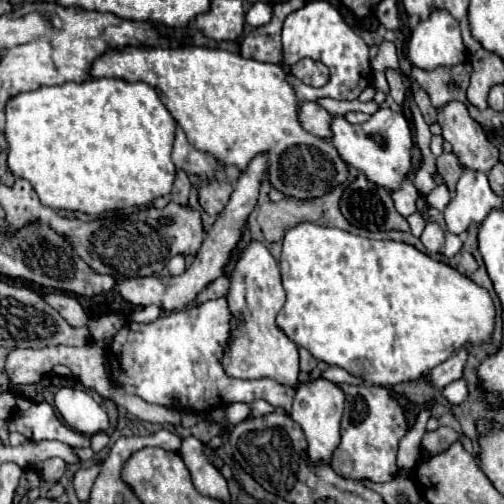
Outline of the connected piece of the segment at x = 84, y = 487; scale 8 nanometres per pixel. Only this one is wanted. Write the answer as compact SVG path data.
M93 465L91 469L81 469L75 473L75 491L77 491L77 497L81 501L87 501L89 499L89 491L91 491L91 485L95 481L95 477L99 475L99 469L101 465Z

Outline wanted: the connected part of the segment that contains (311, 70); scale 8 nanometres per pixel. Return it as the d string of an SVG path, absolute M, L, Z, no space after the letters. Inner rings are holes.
M313 59L299 61L291 69L291 73L299 77L305 85L313 85L313 87L323 87L329 81L329 69L321 61L313 61Z

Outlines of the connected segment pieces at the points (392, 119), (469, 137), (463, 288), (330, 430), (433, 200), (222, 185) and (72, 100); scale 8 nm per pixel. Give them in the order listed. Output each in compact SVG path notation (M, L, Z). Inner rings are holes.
M381 107L377 113L371 115L369 121L361 125L353 125L345 117L333 117L331 133L333 133L331 143L339 151L341 159L351 167L355 167L357 171L365 173L369 181L375 181L377 185L383 185L385 189L391 191L391 189L397 189L401 181L407 177L411 169L413 137L403 113L395 113L387 107ZM373 135L379 135L381 143L377 143Z
M451 101L439 111L443 139L453 145L453 153L467 169L489 171L499 161L499 149L487 139L483 127L469 115L465 103Z
M301 223L287 231L279 267L287 301L277 315L277 325L293 343L309 349L317 361L337 365L369 385L393 387L415 381L461 347L469 349L469 345L491 343L495 329L491 293L409 243L373 240L335 227Z
M313 379L309 383L303 383L297 387L297 395L293 399L293 409L291 409L291 419L301 425L305 439L307 439L307 455L309 459L319 465L319 463L331 463L333 451L337 449L341 441L341 415L343 415L343 391L327 381L327 379Z
M441 183L437 189L433 189L429 195L427 195L427 201L433 205L433 207L437 207L439 211L443 211L447 205L449 205L449 189Z
M213 179L213 181L209 181L207 185L203 183L203 185L199 187L199 203L201 203L201 207L205 209L205 213L209 213L209 215L219 215L219 213L225 209L231 193L233 193L231 183Z
M91 79L57 87L39 87L15 95L7 107L5 137L9 141L9 169L27 179L43 205L51 209L101 215L125 207L147 207L171 191L177 169L171 161L175 119L159 101L155 89L143 81Z

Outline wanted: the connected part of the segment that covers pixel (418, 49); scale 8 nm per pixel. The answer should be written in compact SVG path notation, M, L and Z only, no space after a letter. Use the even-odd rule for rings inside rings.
M435 9L411 33L407 57L421 69L435 65L457 65L465 61L465 45L459 23L447 9Z

